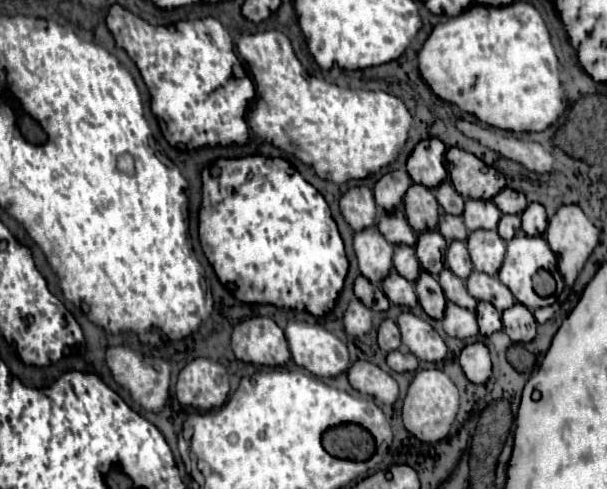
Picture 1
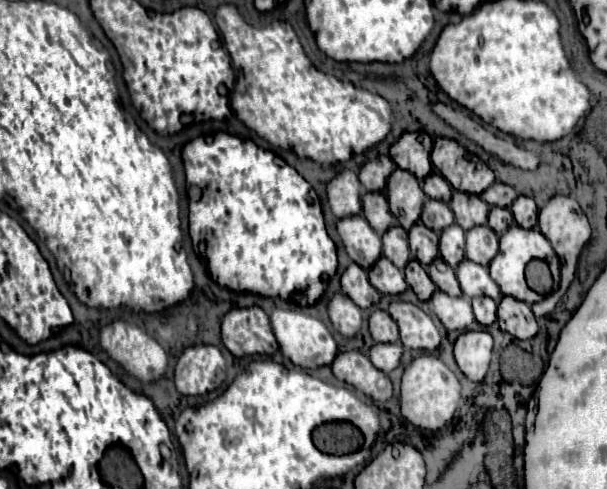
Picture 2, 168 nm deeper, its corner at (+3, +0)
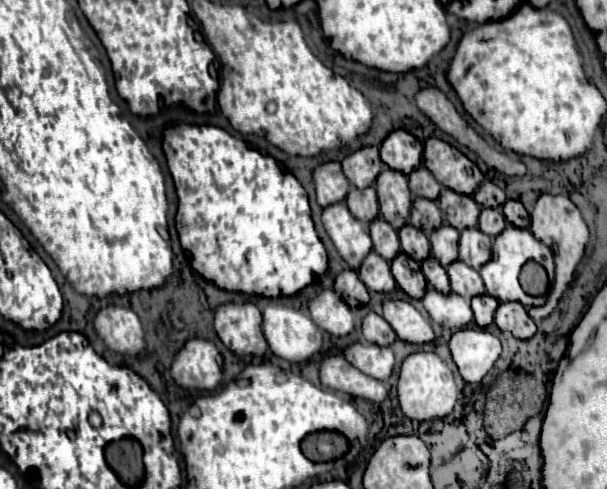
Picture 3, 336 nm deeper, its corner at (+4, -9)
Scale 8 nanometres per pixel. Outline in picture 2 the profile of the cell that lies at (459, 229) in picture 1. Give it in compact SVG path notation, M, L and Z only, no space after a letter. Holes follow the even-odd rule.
M426 197L422 213L420 213L420 221L428 229L432 229L434 233L440 233L444 227L448 227L448 225L454 223L454 217L452 217L452 209L450 209L448 203Z

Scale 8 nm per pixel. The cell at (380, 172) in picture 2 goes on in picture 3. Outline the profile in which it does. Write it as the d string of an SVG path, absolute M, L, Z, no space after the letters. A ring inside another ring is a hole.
M361 148L355 154L347 156L343 162L343 172L347 180L355 188L367 188L375 184L375 178L383 170L383 162L379 158L379 148Z

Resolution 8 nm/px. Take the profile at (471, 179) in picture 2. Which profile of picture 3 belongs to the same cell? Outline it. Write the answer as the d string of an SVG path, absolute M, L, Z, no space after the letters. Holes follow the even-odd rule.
M429 138L423 148L425 168L449 190L473 196L483 184L483 172L457 148L439 138Z

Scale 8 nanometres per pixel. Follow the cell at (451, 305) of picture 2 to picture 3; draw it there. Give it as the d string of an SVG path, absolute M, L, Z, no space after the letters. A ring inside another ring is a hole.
M429 286L423 296L423 306L433 322L451 332L467 328L473 322L473 312L469 308L469 302L455 292L443 296L433 286Z

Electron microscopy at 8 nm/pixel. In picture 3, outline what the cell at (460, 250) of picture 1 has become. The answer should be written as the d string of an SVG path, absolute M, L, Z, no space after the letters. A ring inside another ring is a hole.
M443 224L431 234L431 254L441 262L443 268L451 266L451 262L459 256L459 230Z

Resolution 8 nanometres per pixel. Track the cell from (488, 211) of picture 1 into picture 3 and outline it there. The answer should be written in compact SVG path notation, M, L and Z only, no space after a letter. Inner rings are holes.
M443 188L441 198L439 198L439 208L443 212L445 222L457 228L459 232L465 228L475 228L479 224L481 206L473 200L473 196L457 194L453 190Z

